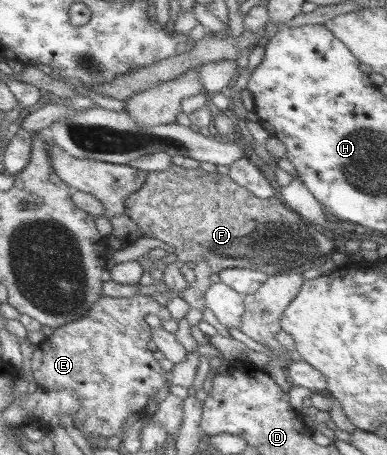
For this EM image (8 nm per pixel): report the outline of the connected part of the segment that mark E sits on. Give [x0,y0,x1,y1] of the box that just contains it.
[31,294,198,439]

